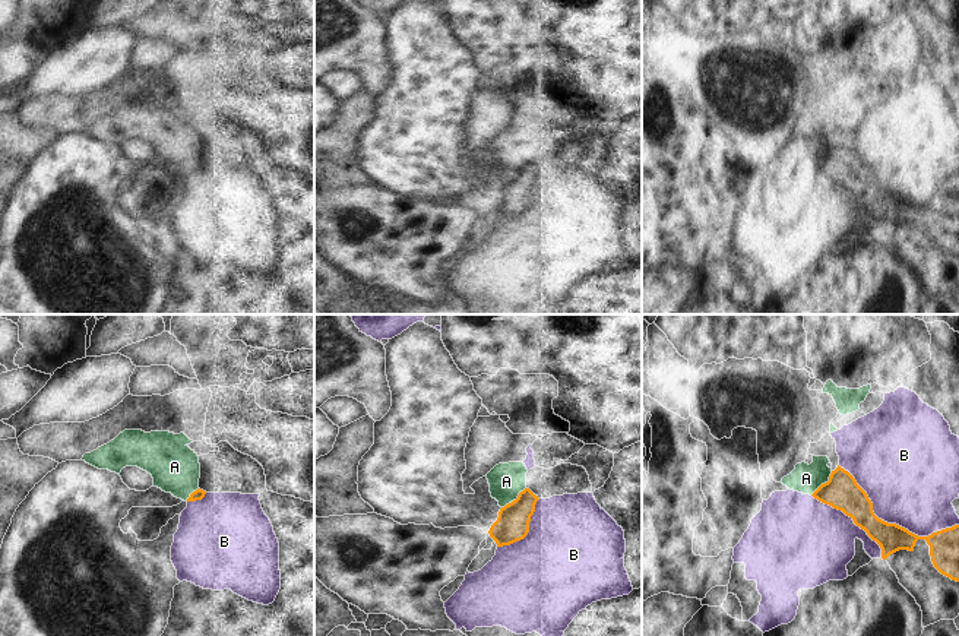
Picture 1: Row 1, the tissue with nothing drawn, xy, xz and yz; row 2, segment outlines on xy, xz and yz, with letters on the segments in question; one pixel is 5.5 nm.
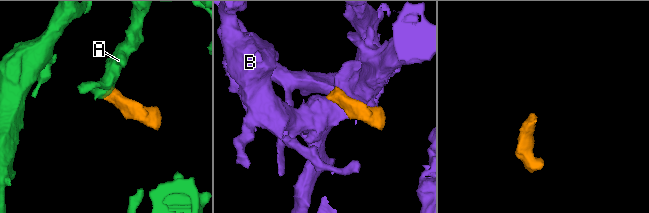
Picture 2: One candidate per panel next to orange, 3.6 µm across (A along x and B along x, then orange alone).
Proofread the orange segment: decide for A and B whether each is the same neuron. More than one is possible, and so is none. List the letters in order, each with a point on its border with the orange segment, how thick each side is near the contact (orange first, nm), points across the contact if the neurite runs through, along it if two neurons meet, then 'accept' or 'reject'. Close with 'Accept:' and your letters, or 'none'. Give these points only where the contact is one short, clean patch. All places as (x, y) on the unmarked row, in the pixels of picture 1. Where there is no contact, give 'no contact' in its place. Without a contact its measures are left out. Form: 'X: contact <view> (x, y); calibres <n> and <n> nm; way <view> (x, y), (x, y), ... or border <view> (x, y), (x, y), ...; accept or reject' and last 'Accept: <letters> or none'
A: contact xz (513, 173); calibres 180 and 190 nm; border xz (525, 160), (502, 180); reject
B: contact yz (891, 196); calibres 170 and 480 nm; reject
Accept: none

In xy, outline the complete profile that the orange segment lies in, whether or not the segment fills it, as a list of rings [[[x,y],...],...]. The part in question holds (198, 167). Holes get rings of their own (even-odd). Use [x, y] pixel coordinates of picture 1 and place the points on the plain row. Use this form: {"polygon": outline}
{"polygon": [[[219,114],[218,124],[199,129],[199,161],[187,174],[202,173],[206,165],[260,167],[266,162],[263,139],[249,127],[235,123],[228,114]]]}

